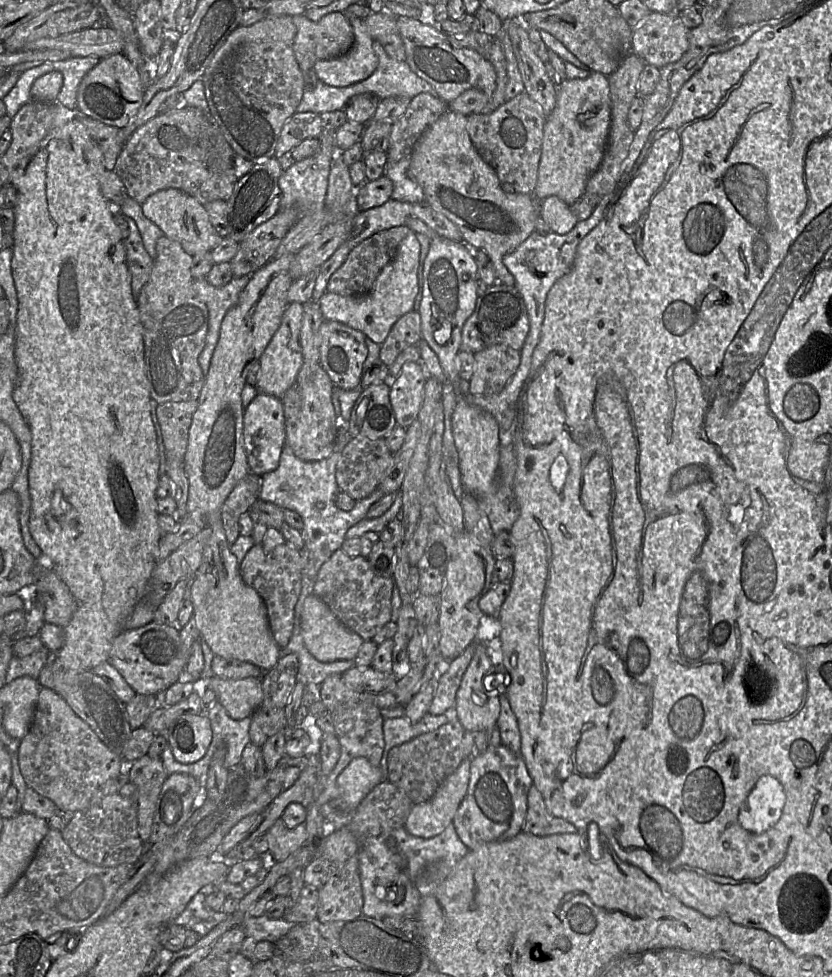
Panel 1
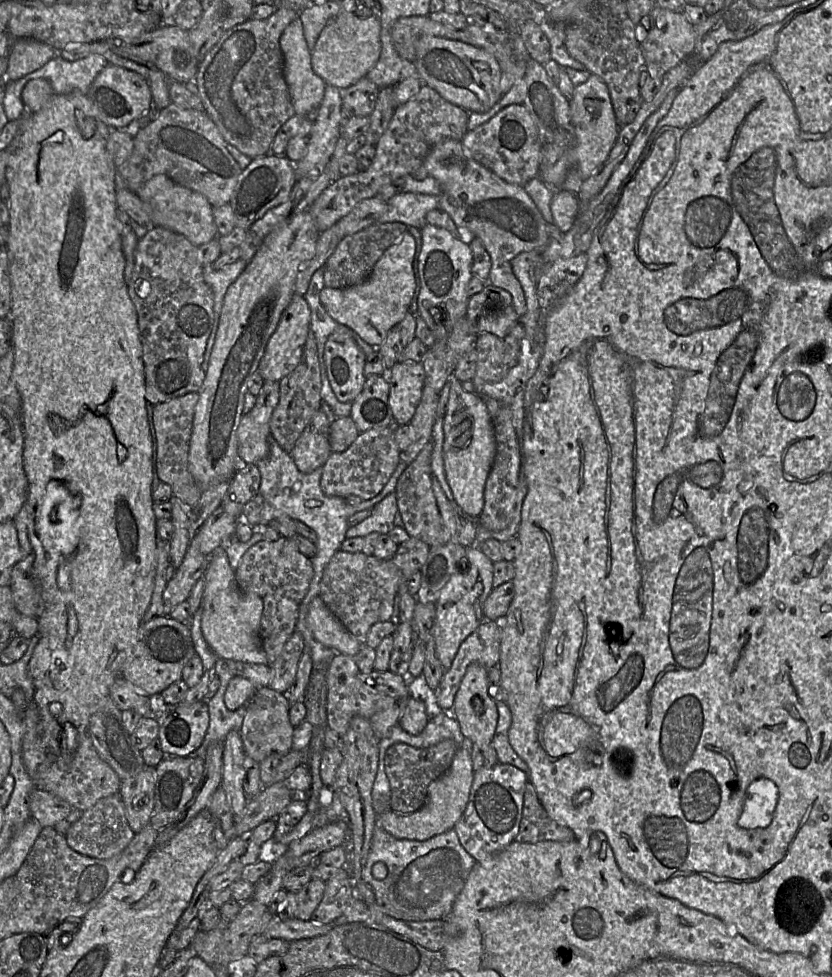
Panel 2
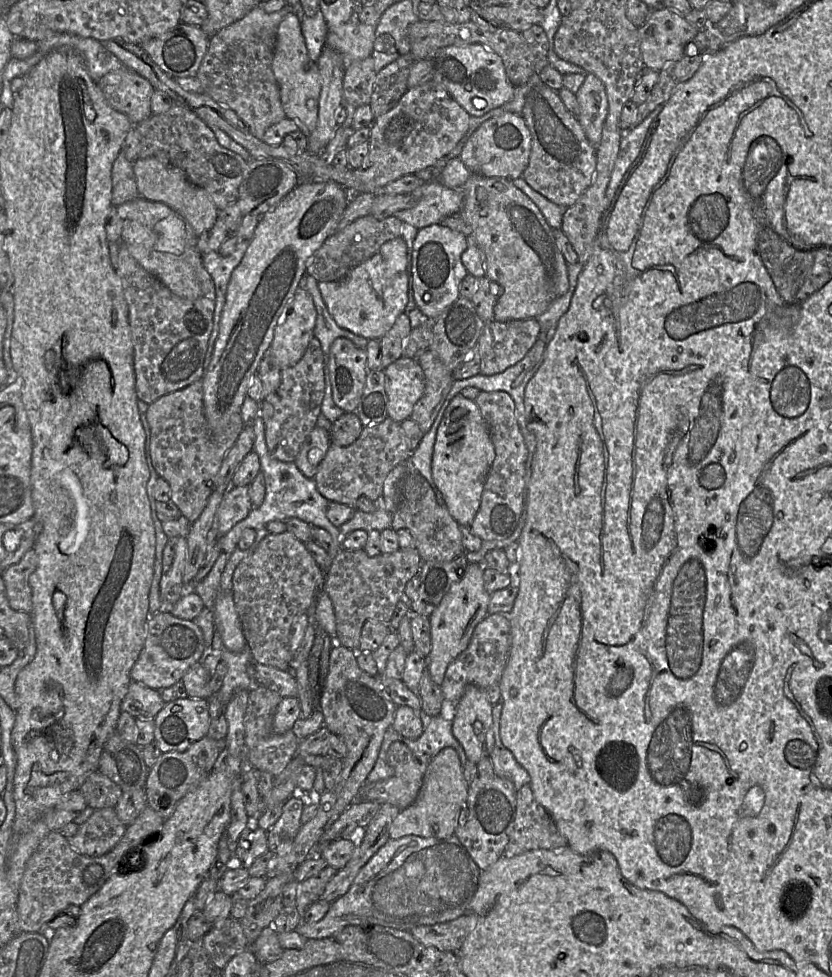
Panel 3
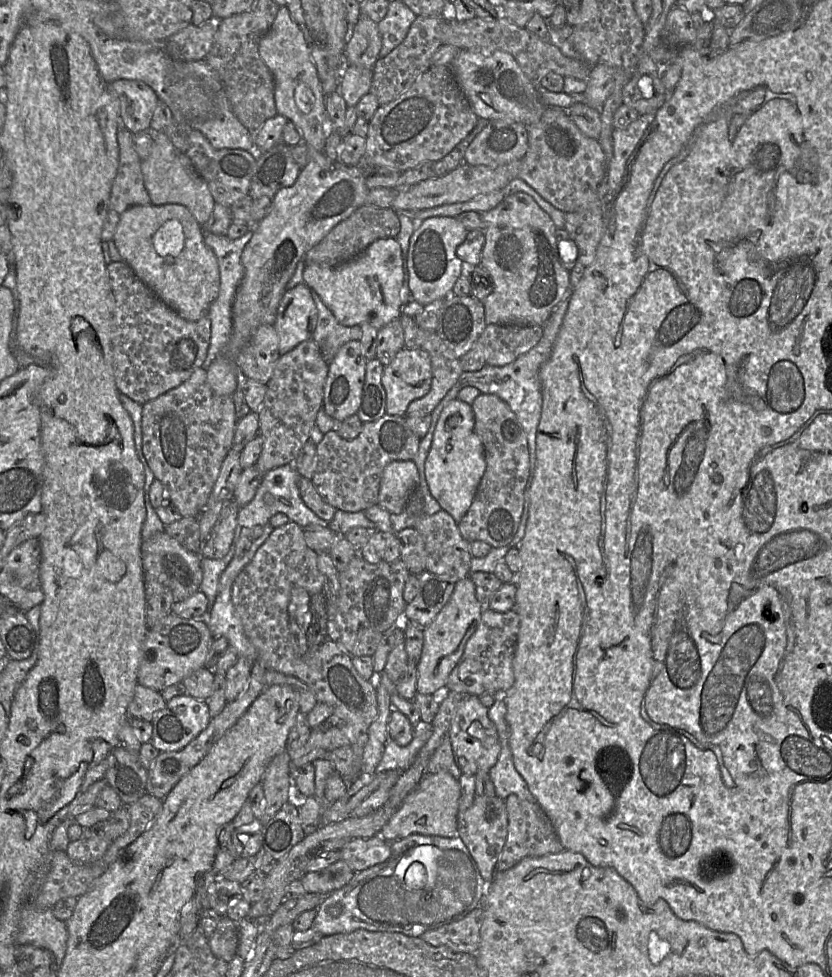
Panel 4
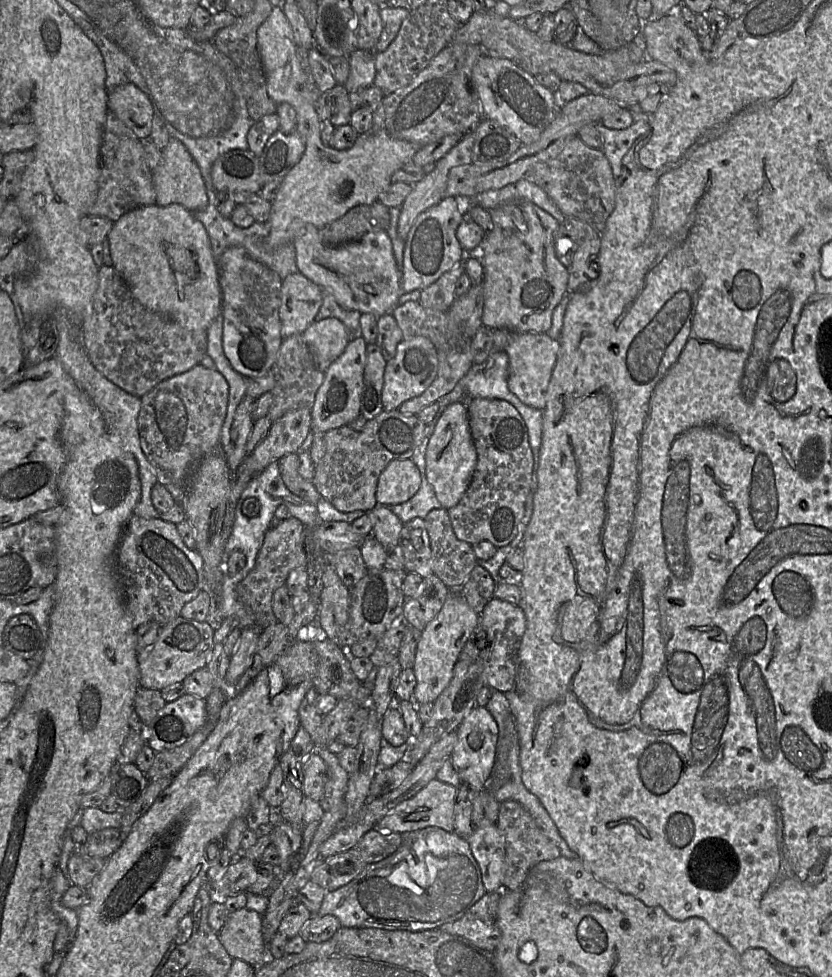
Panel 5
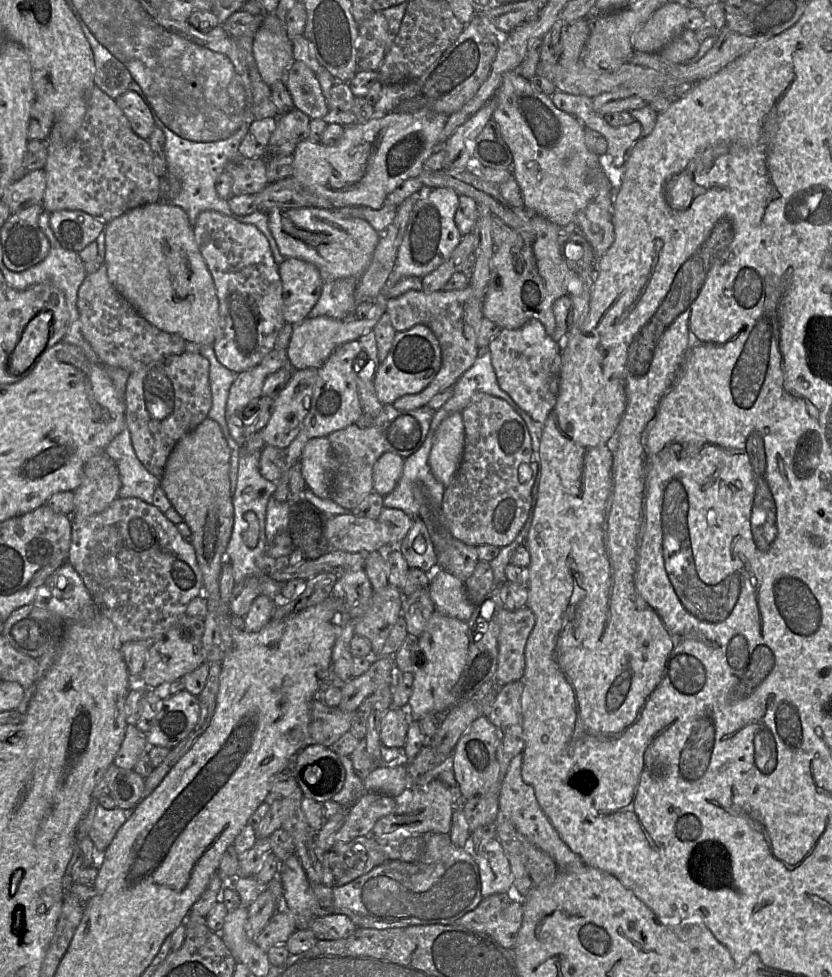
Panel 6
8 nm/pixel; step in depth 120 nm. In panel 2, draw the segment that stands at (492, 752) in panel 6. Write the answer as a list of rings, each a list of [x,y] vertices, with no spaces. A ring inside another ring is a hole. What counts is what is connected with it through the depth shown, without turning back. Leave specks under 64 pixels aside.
[[[478,663],[470,664],[466,669],[451,707],[464,737],[481,750],[486,749],[491,744],[498,721],[496,703],[488,694],[487,676],[488,671],[485,667]]]

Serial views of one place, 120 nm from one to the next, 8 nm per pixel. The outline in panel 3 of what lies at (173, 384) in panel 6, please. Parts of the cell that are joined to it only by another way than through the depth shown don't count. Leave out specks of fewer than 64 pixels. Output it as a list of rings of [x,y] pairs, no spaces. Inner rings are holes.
[[[199,379],[190,385],[166,394],[149,404],[146,419],[150,427],[149,456],[159,477],[170,485],[170,500],[179,508],[181,516],[190,523],[198,519],[214,489],[215,478],[229,449],[245,426],[240,413],[234,413],[223,428],[212,429],[204,414],[203,381]]]

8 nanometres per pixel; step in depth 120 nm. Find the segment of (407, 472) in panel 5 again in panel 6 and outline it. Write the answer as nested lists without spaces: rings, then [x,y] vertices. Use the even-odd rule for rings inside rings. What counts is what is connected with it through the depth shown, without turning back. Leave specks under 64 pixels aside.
[[[393,452],[383,453],[373,466],[373,488],[383,497],[391,493],[403,473],[403,457]]]

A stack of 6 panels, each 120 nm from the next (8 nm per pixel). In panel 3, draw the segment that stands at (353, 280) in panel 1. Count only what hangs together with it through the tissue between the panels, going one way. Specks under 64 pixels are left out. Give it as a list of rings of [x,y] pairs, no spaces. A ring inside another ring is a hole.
[[[371,214],[357,218],[355,221],[336,230],[322,246],[307,259],[306,273],[319,281],[338,281],[346,277],[352,269],[378,252],[387,241],[401,237],[403,221],[395,215],[377,219]]]

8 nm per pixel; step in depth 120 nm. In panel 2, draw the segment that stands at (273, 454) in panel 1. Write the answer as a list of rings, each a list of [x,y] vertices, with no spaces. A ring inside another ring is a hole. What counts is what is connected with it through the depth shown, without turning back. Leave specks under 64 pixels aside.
[[[265,380],[254,407],[243,414],[237,429],[237,450],[242,464],[257,464],[268,455],[270,420],[279,398],[279,382]]]

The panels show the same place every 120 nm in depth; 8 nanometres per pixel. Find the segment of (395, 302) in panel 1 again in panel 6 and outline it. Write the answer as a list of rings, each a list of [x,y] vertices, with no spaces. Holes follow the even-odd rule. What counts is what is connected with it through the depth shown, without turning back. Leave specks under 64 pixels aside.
[[[302,207],[273,208],[268,213],[268,226],[280,253],[285,258],[299,258],[314,264],[324,278],[359,278],[371,262],[373,252],[380,240],[377,232],[366,220],[345,216],[337,209]]]

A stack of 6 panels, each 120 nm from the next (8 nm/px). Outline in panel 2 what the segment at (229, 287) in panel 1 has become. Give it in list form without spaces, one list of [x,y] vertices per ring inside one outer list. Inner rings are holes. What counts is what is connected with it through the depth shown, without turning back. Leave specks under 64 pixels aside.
[[[239,258],[236,262],[224,266],[222,269],[214,269],[212,264],[205,265],[203,267],[203,276],[205,282],[209,285],[213,292],[214,305],[213,305],[213,326],[209,335],[206,349],[204,352],[204,358],[201,364],[201,368],[206,372],[214,345],[220,314],[222,311],[224,297],[228,287],[237,279],[246,267],[245,260]]]

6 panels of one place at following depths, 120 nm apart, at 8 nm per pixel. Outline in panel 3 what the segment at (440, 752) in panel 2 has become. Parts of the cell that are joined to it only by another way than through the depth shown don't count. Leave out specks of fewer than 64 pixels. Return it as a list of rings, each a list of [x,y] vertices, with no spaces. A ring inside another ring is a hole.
[[[402,742],[392,743],[386,761],[394,769],[394,775],[379,782],[365,783],[357,799],[379,804],[390,803],[400,811],[409,807],[419,794],[432,758],[428,755],[415,755]]]

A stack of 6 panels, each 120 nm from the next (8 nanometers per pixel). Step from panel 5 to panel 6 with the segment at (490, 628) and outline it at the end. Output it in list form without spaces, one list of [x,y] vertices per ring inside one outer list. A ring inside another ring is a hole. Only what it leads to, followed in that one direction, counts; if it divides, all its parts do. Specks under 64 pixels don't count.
[[[528,607],[518,611],[502,609],[499,613],[498,662],[492,681],[499,687],[522,679],[525,670],[525,647],[535,625],[535,615]]]

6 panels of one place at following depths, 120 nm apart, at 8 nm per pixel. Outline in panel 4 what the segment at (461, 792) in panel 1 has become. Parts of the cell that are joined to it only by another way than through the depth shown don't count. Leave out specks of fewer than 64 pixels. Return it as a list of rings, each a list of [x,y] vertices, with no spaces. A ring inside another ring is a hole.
[[[449,772],[426,773],[417,787],[383,826],[380,831],[381,837],[388,842],[392,842],[414,833],[449,838],[458,836],[460,796],[459,780],[455,779]]]

